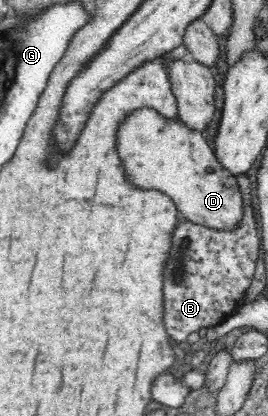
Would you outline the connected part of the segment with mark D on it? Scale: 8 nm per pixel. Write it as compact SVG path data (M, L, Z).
M140 109L131 117L133 119L129 121L129 125L125 125L125 133L121 137L121 159L125 161L125 165L129 165L129 173L133 173L133 177L137 177L141 185L157 188L171 197L179 212L189 222L213 231L237 231L245 219L243 194L237 176L219 162L214 148L209 145L207 139L201 133L186 127L182 120L162 119L158 113L150 109Z

